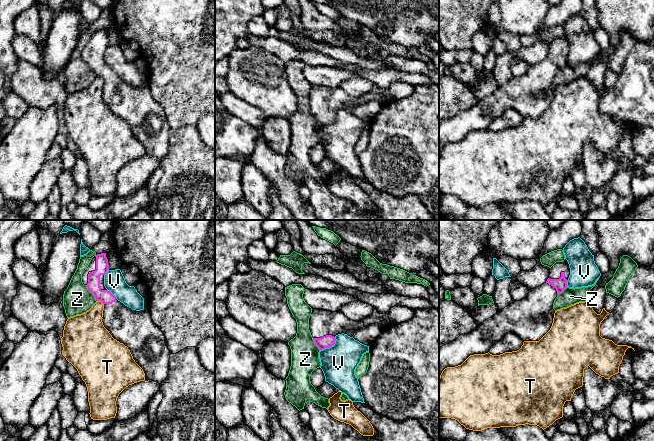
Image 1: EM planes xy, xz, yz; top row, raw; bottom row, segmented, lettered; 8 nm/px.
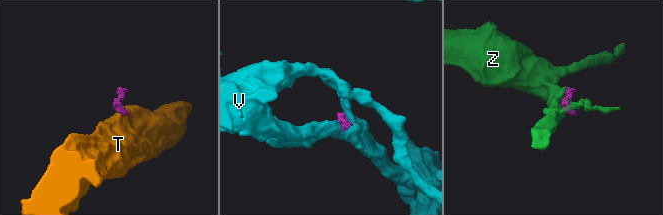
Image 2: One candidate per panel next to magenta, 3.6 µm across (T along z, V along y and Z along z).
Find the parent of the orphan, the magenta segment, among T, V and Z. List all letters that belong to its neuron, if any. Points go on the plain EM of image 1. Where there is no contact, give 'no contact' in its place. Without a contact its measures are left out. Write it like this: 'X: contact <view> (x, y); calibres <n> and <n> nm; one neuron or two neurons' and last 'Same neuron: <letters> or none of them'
T: contact xy (100, 76); calibres 110 and 260 nm; two neurons
V: contact xz (330, 122); calibres 100 and 280 nm; two neurons
Z: contact xy (91, 68); calibres 110 and 240 nm; two neurons
Same neuron: none of them

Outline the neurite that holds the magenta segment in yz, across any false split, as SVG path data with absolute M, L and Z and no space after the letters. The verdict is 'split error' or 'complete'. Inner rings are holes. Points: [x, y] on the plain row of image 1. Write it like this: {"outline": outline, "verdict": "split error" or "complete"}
{"outline": "M567 36L556 38L550 44L547 57L539 63L529 65L528 71L523 76L513 77L493 93L479 100L473 107L443 121L439 125L439 154L445 144L461 141L470 131L488 129L491 122L508 108L515 109L523 117L539 117L552 102L555 89L553 79L557 71L568 63L569 51L570 44Z", "verdict": "split error"}

